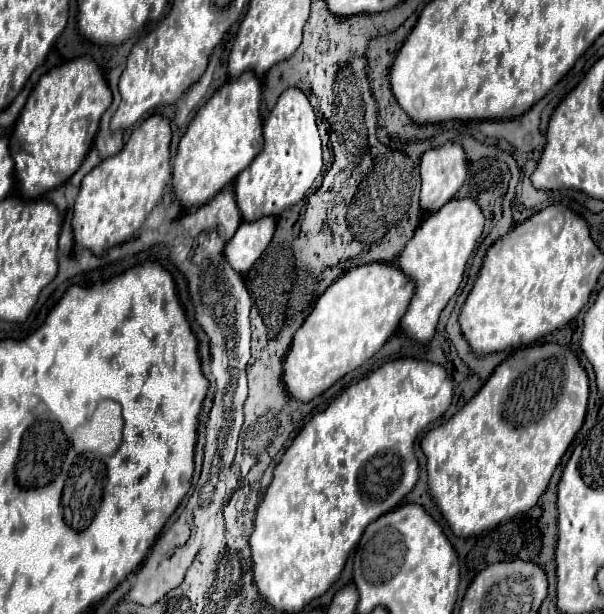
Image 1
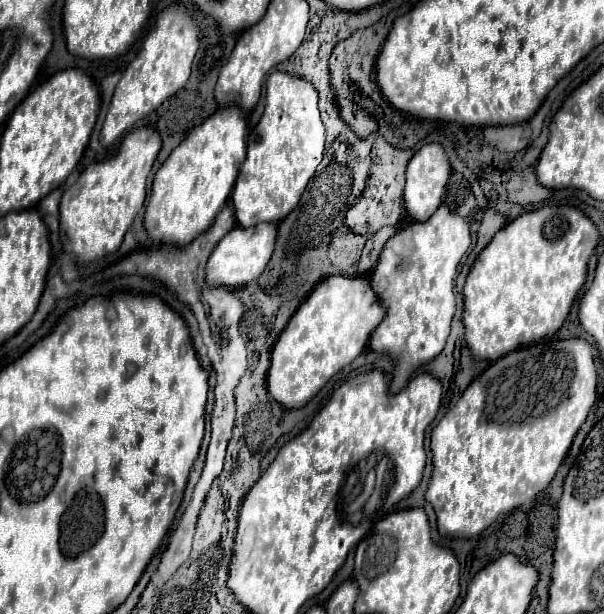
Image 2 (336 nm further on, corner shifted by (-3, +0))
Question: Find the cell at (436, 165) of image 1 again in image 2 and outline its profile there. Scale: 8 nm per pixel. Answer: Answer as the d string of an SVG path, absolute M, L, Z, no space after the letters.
M440 143L424 145L410 159L408 169L406 169L406 187L404 187L404 205L406 205L406 211L410 217L414 217L416 221L426 221L436 213L436 209L442 203L444 187L450 179L450 173L452 173L450 161L448 161L448 155Z

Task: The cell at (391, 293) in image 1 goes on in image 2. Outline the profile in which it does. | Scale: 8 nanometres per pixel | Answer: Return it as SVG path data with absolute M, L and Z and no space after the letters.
M332 275L320 281L292 315L272 349L266 381L268 393L286 409L304 407L328 379L364 351L370 333L382 323L382 317L386 317L386 309L382 309L366 277Z

